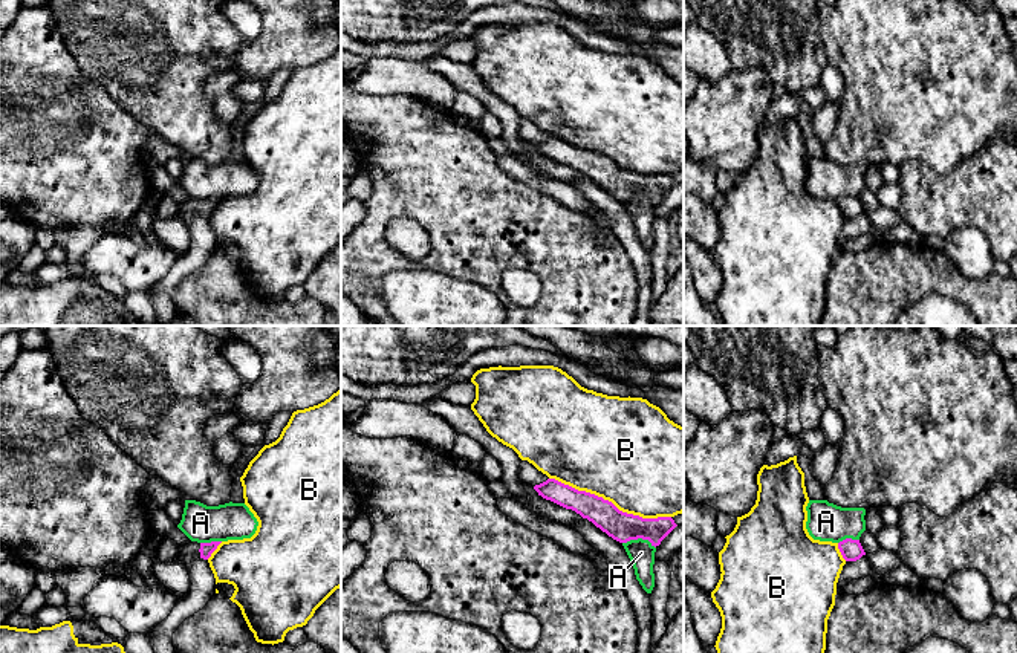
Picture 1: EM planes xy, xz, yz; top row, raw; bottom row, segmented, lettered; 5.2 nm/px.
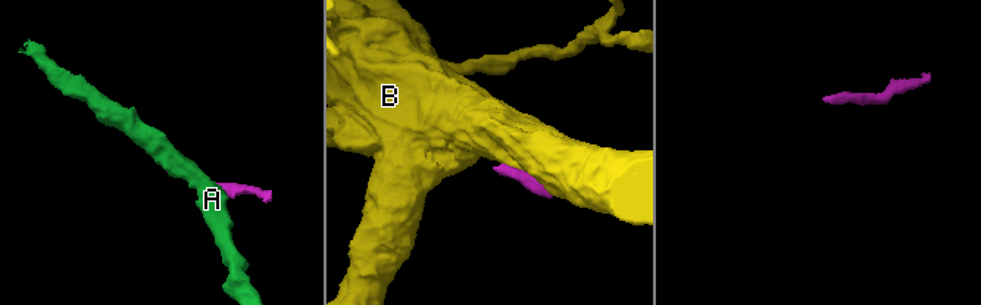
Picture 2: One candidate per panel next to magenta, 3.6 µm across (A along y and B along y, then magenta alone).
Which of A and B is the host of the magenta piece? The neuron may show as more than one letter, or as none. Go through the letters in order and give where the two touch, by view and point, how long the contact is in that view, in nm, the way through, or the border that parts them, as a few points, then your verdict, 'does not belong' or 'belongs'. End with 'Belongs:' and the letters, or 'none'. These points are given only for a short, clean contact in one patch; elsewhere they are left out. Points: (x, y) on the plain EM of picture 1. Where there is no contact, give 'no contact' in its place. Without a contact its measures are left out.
A: meets magenta in xz at (640, 194); contact 180 nm long; does not belong
B: meets magenta in xz at (610, 159); contact 650 nm long; does not belong
Belongs: none

